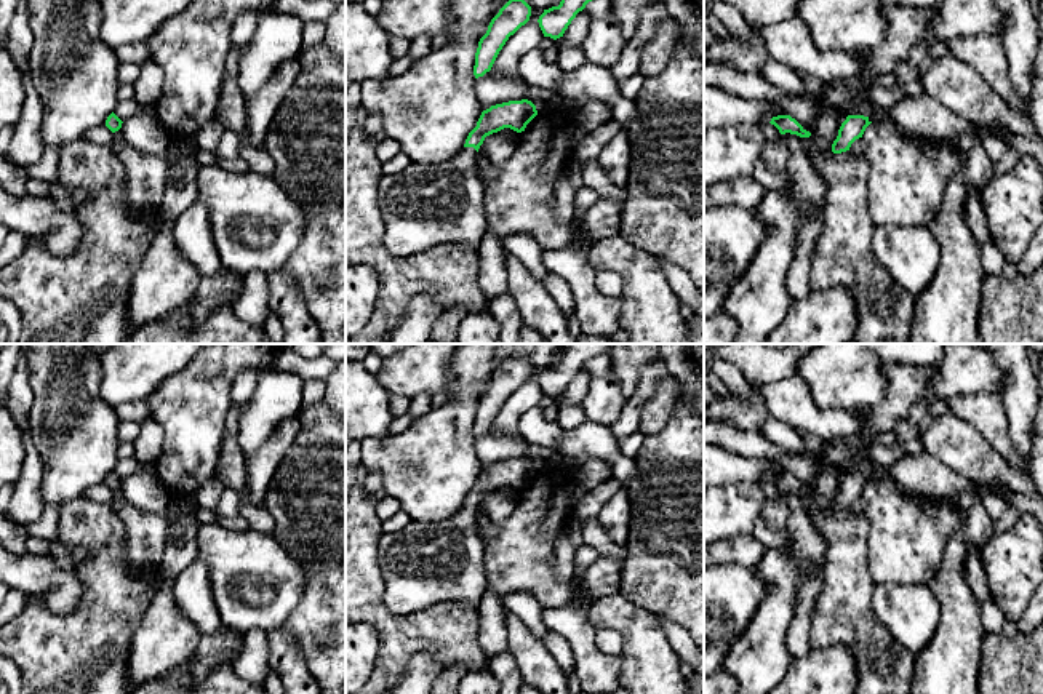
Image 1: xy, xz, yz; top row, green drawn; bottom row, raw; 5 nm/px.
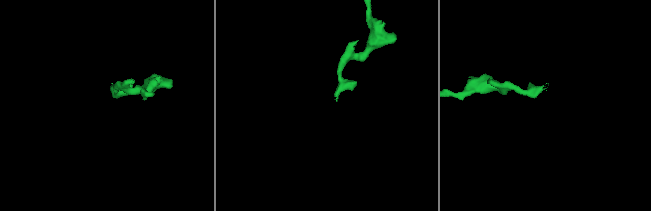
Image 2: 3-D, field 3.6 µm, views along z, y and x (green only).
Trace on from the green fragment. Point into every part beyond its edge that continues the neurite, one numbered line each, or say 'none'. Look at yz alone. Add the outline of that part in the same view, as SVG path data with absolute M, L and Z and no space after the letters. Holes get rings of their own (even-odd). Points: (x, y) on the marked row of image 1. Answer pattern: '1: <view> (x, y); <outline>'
1: yz (949, 311); M925 91L885 109L881 120L872 117L869 122L889 122L907 138L947 144L961 158L928 225L937 240L941 259L931 283L915 297L907 344L979 344L985 270L981 261L982 246L965 221L965 203L971 190L966 158L977 130Z

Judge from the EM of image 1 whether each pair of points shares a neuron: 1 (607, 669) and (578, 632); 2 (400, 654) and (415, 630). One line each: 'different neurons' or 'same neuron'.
1: same neuron
2: same neuron

